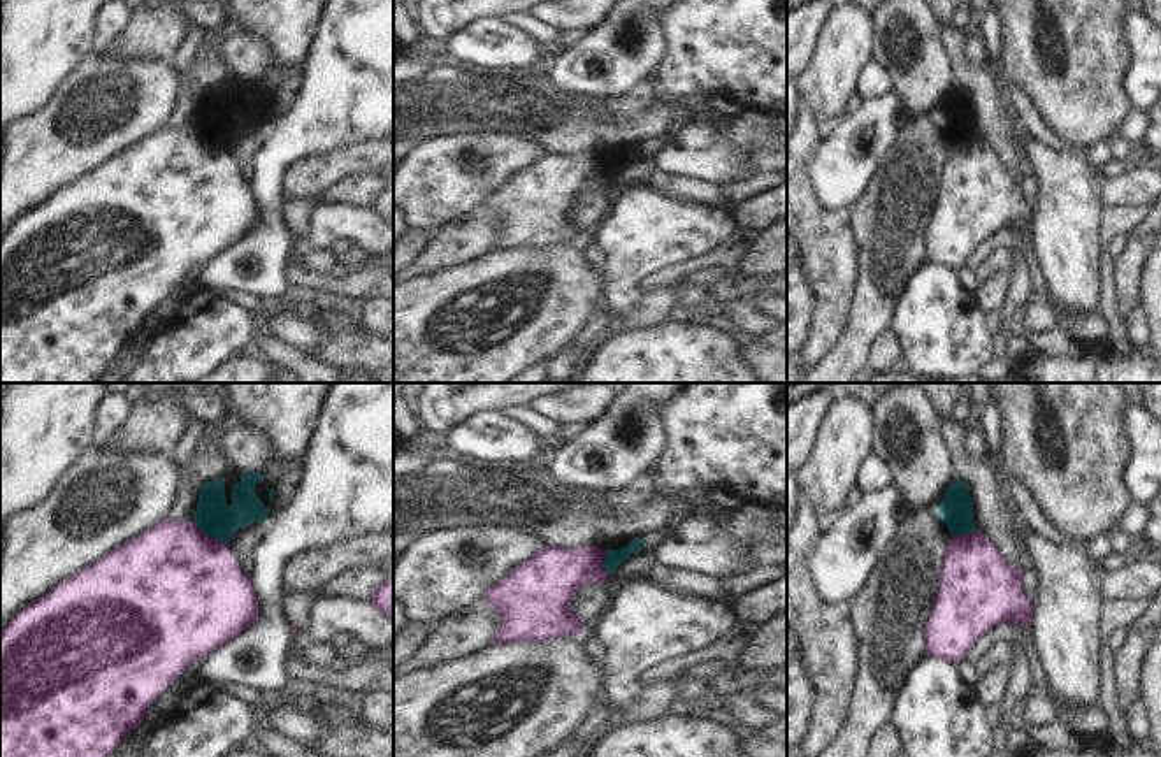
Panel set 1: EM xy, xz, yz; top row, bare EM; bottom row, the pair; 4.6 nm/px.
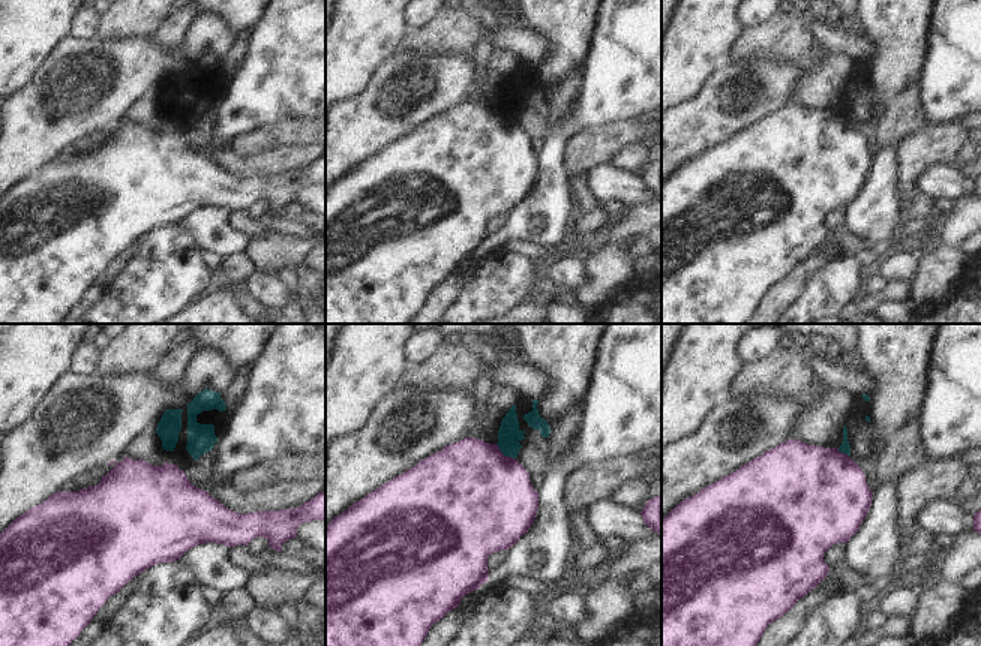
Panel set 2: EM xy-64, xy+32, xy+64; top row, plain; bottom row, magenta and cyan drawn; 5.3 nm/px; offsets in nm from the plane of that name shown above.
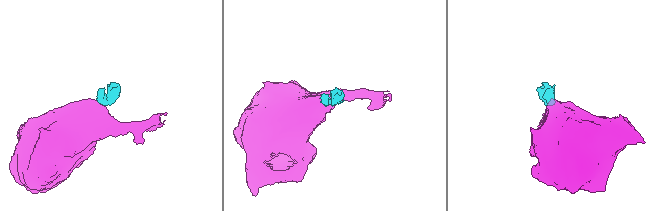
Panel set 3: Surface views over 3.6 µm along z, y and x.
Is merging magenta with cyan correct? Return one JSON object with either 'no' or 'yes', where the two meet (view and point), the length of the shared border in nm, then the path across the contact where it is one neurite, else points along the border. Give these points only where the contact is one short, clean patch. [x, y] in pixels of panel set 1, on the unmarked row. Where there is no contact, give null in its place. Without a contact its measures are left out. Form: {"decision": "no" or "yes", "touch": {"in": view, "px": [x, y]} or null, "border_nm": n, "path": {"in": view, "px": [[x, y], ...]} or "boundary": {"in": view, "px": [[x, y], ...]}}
{"decision": "no", "touch": {"in": "xy", "px": [209, 143]}, "border_nm": 190, "boundary": {"in": "xy", "px": [[194, 127], [204, 139], [227, 150]]}}

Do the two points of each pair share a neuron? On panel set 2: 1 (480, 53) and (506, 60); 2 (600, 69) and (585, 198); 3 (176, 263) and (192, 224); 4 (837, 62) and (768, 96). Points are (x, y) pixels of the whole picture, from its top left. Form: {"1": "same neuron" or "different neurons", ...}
{"1": "different neurons", "2": "different neurons", "3": "different neurons", "4": "different neurons"}

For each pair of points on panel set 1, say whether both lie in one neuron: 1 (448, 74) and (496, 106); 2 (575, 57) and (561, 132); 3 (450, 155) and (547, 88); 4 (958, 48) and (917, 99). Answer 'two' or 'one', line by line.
1: one
2: two
3: two
4: two

